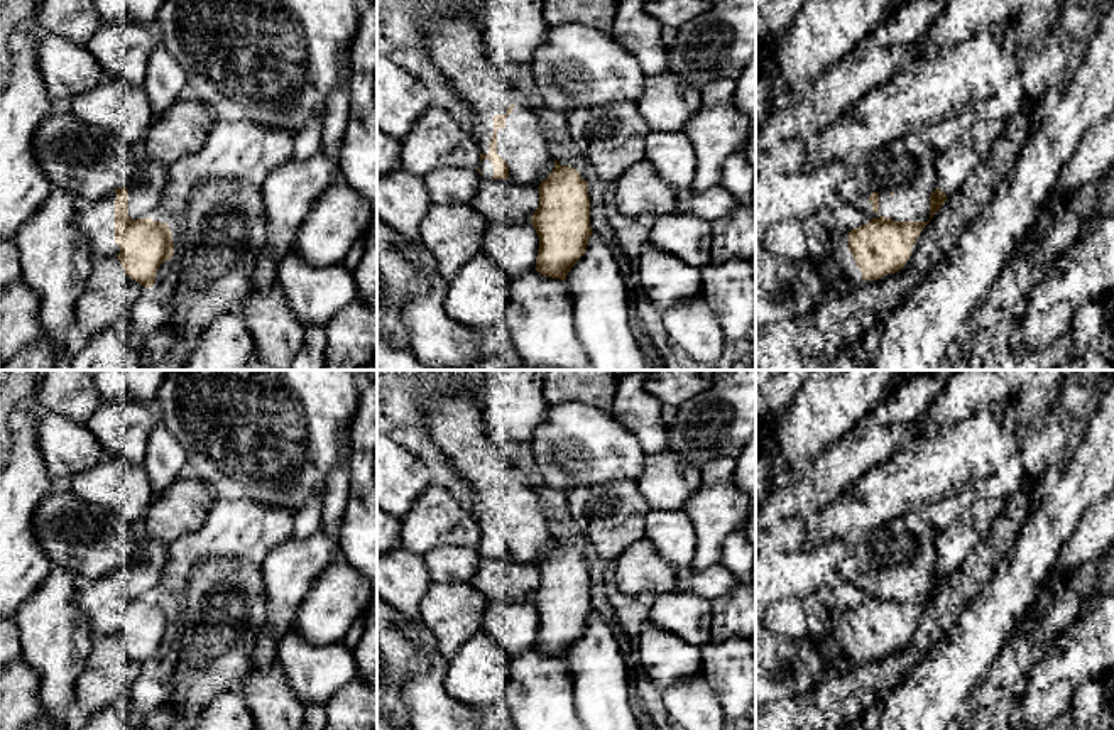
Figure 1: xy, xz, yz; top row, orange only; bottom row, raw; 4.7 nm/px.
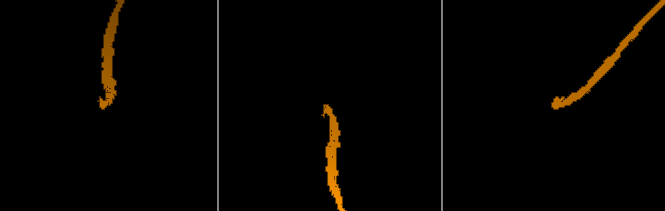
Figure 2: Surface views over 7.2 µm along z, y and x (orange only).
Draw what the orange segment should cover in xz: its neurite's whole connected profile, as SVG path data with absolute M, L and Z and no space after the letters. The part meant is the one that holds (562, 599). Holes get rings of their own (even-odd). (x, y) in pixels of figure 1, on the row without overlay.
M554 537L553 551L538 568L539 585L531 597L539 615L534 647L546 656L566 659L593 613L588 563L576 548Z

